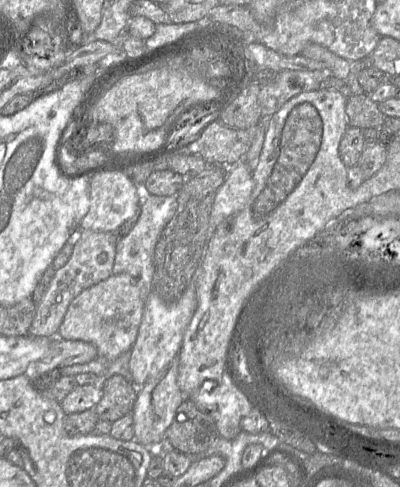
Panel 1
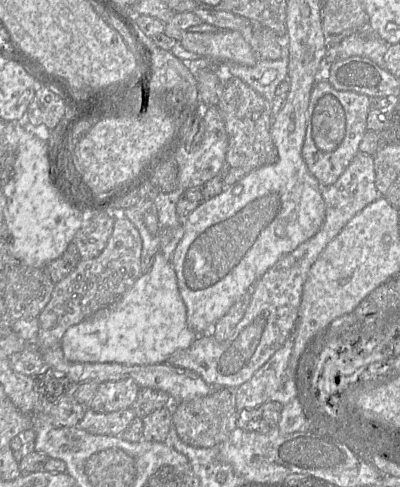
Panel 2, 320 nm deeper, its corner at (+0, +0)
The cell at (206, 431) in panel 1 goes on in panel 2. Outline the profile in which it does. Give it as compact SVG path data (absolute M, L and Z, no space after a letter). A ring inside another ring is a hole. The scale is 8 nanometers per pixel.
M215 388L212 393L205 397L174 404L173 424L181 440L200 448L220 446L237 428L238 410L234 389Z

